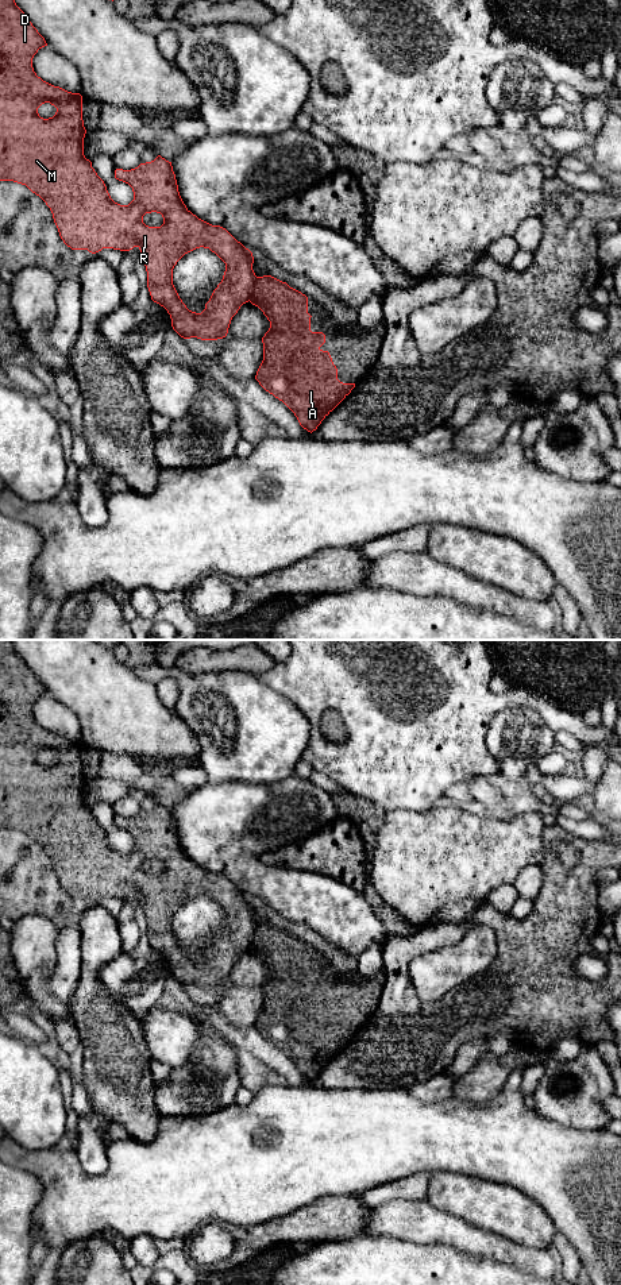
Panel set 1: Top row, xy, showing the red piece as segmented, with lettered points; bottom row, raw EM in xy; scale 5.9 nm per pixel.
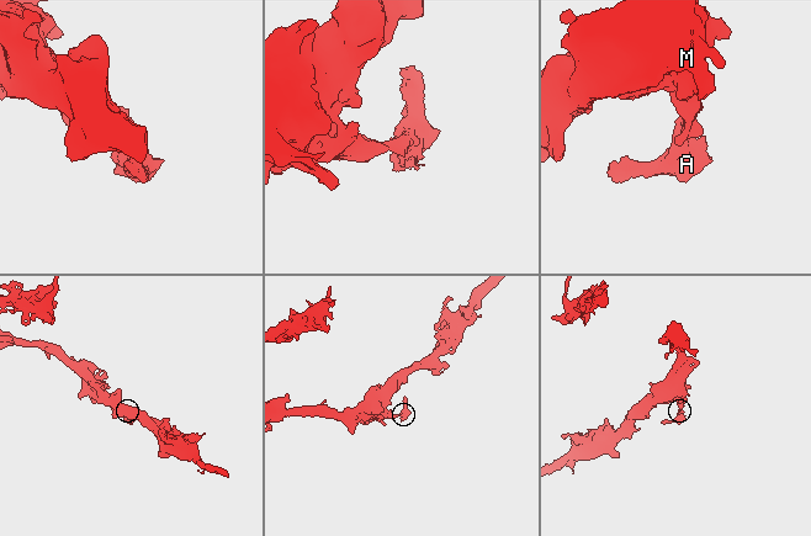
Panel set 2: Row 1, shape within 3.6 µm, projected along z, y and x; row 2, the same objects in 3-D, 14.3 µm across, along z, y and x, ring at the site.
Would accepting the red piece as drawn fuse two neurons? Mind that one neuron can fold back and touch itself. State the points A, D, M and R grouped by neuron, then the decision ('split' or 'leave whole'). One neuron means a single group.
groups A / D M R; split

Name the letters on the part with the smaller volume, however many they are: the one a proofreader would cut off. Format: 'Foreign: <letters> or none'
Foreign: A

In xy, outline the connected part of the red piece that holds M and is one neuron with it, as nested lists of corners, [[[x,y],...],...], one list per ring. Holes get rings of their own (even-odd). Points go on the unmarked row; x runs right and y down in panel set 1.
[[[0,640],[0,829],[26,833],[39,844],[50,856],[61,887],[72,898],[96,902],[103,896],[130,899],[138,895],[146,914],[151,948],[167,958],[171,975],[181,985],[225,985],[232,965],[252,945],[258,926],[252,918],[252,900],[225,876],[198,867],[186,856],[171,810],[161,803],[131,818],[115,818],[115,826],[128,831],[134,840],[134,848],[128,853],[115,850],[92,810],[84,803],[86,777],[82,744],[54,734],[34,719],[32,706],[45,694],[45,686],[16,653],[12,641]],[[45,750],[57,756],[53,765],[39,764],[38,756]],[[151,860],[162,863],[161,875],[143,871],[143,864]],[[200,895],[215,900],[225,911],[225,919],[205,957],[196,961],[180,946],[173,933],[173,917],[185,902]]]

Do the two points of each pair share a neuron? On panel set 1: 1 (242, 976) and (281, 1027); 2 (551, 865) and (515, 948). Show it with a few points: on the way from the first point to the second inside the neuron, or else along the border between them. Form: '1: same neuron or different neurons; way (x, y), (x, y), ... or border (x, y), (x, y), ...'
1: different neurons; border (255, 954), (269, 969), (269, 977), (262, 987)
2: same neuron; way (551, 886), (551, 911), (535, 927)

